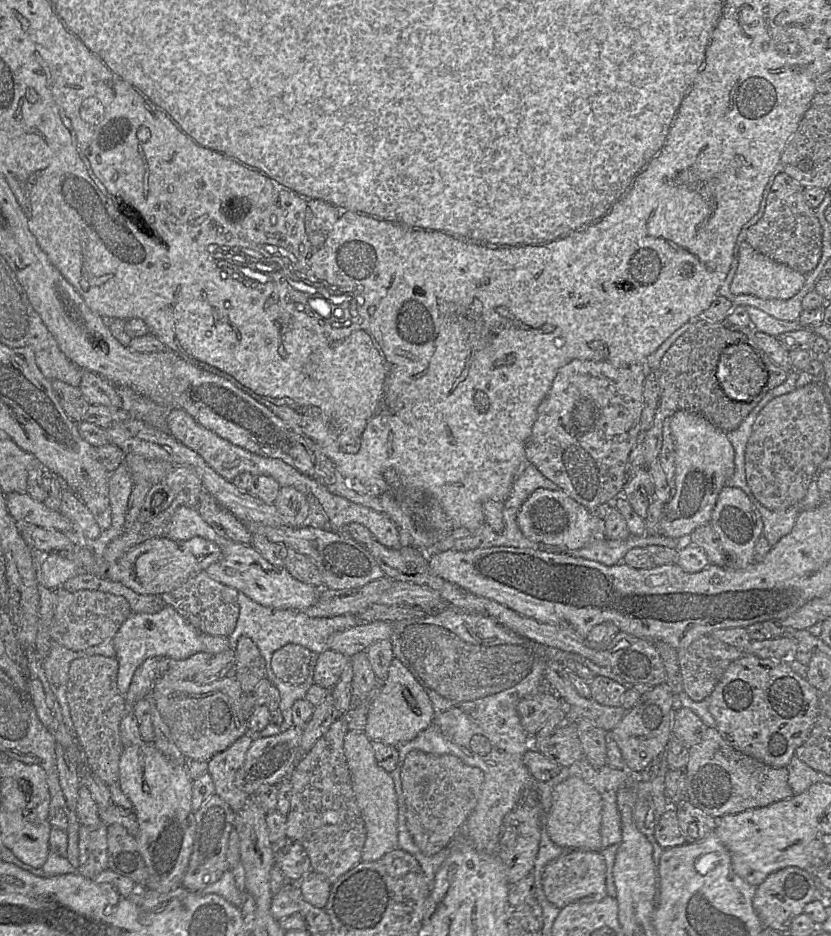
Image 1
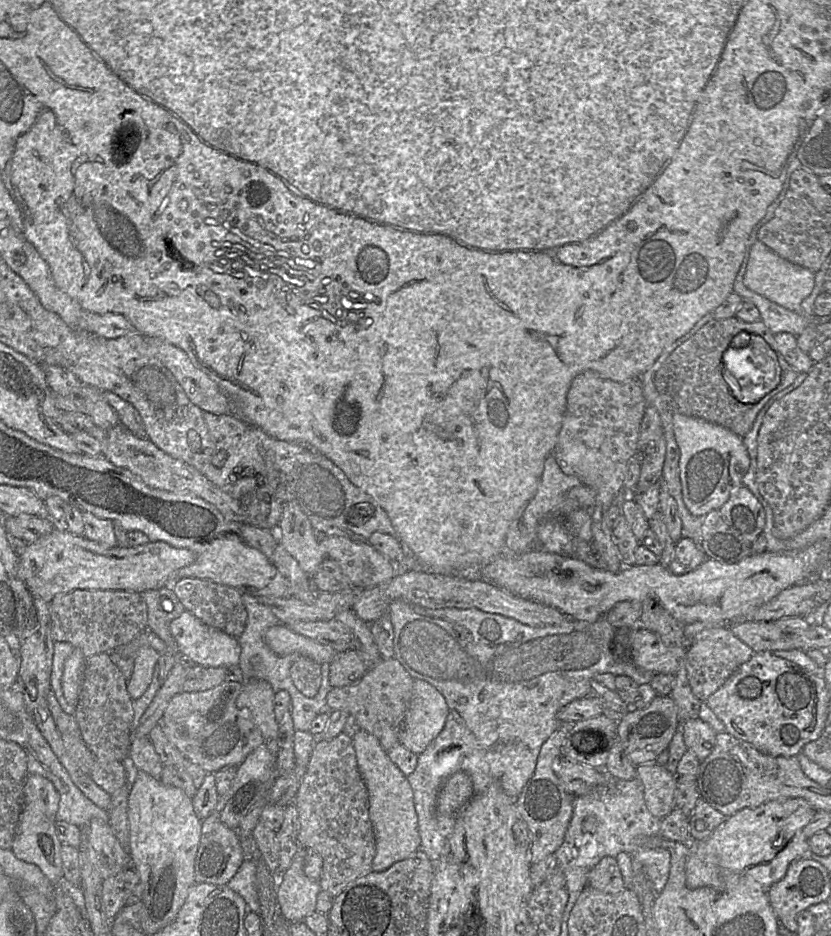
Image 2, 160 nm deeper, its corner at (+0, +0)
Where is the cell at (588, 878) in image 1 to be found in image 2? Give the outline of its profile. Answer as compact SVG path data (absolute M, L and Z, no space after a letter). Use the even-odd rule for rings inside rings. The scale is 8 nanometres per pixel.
M610 856L602 858L588 873L587 886L608 894L624 891L623 877L616 859Z

